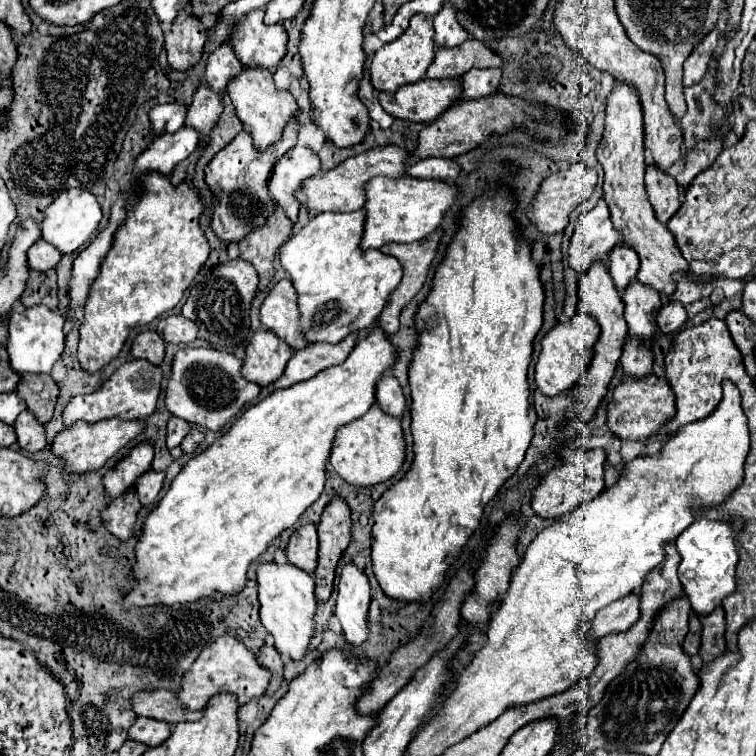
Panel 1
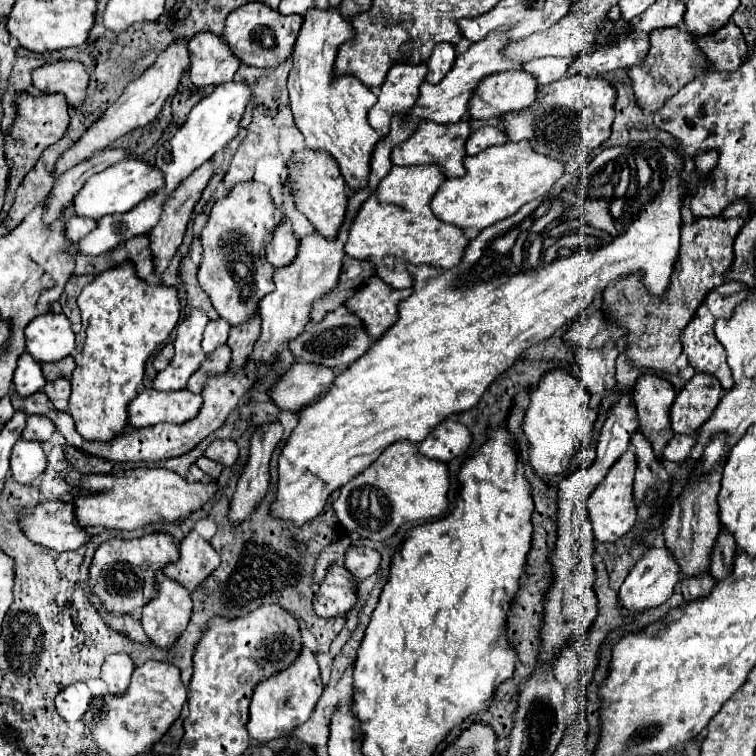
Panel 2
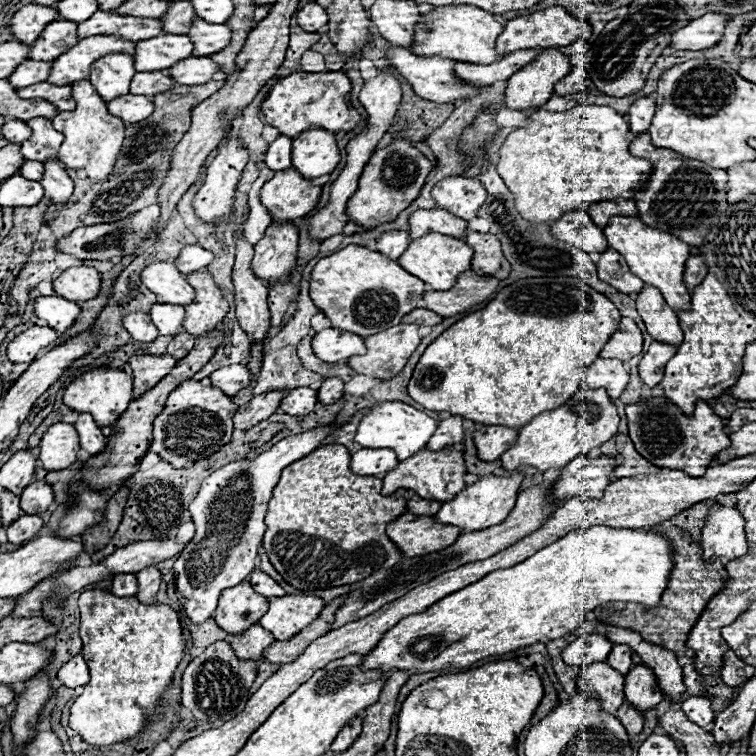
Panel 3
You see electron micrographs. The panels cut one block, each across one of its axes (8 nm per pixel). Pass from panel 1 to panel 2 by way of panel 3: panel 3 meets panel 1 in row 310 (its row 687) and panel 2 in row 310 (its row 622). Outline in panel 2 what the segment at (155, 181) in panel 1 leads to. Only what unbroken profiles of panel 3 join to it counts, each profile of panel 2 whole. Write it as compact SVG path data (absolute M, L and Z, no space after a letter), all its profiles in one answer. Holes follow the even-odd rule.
M122 262L112 270L98 274L78 296L78 308L82 312L84 344L76 352L76 368L72 372L72 394L68 400L68 412L74 418L76 430L84 440L112 440L122 434L128 420L128 404L138 394L144 376L144 364L160 344L164 344L180 318L180 298L174 286L148 284L134 274L134 264Z

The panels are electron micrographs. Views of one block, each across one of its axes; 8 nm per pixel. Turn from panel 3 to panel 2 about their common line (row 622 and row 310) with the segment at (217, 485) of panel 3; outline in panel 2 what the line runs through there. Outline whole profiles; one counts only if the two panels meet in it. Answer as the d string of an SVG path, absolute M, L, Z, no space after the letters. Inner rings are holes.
M192 310L192 314L176 326L174 340L174 358L168 368L158 372L152 380L154 390L182 390L186 388L188 378L200 368L206 354L200 346L202 332L208 324L208 316L202 310Z

